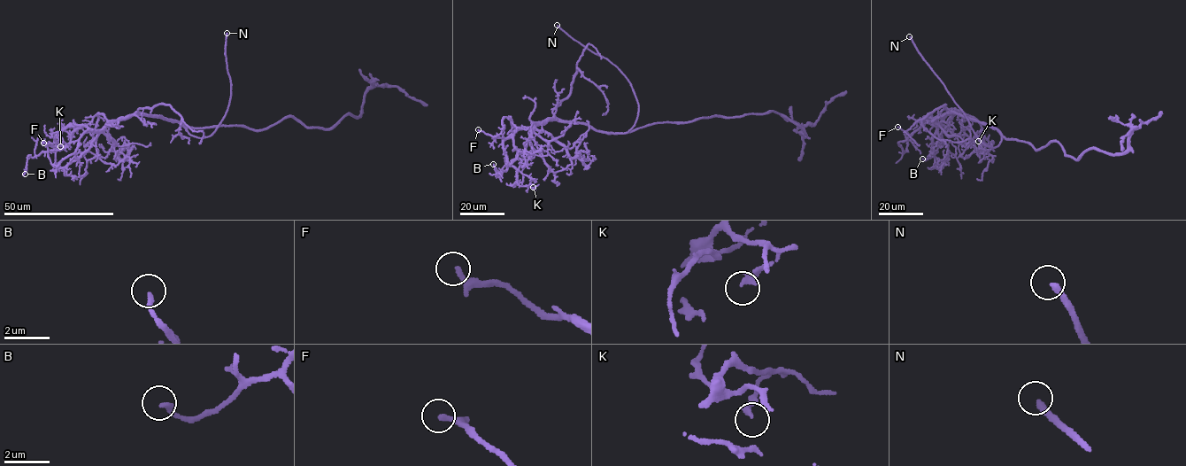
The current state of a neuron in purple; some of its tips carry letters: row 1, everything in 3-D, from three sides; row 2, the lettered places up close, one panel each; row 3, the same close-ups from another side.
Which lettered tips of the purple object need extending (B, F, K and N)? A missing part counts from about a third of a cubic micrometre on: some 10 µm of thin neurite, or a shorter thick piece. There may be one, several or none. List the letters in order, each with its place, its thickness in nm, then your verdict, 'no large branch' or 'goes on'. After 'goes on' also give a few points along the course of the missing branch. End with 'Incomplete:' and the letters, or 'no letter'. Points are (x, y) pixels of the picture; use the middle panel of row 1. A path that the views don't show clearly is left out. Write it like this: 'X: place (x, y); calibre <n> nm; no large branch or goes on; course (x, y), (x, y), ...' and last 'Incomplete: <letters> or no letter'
B: place (493, 164); calibre 200 nm; no large branch
F: place (478, 129); calibre 180 nm; no large branch
K: place (533, 187); calibre 240 nm; no large branch
N: place (557, 25); calibre 280 nm; goes on
Incomplete: N

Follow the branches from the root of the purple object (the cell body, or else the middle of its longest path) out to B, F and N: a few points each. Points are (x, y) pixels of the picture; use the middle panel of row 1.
B: (661, 122), (606, 133), (581, 123), (533, 122), (514, 134), (519, 150), (500, 175), (493, 164)
F: (661, 122), (625, 132), (606, 133), (583, 123), (555, 120), (516, 128), (506, 117), (498, 135), (478, 129)
N: (661, 122), (625, 133), (634, 125), (638, 107), (628, 81), (608, 60), (581, 44), (557, 25)

